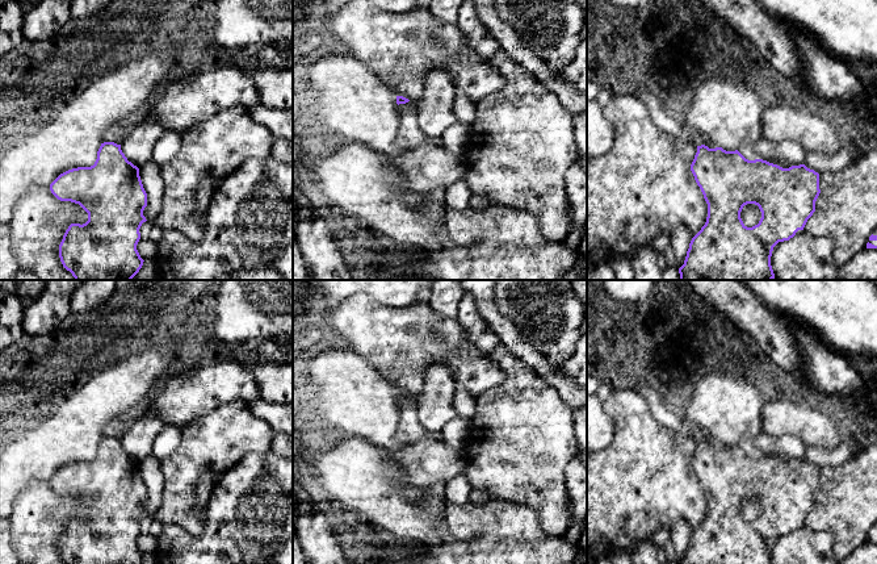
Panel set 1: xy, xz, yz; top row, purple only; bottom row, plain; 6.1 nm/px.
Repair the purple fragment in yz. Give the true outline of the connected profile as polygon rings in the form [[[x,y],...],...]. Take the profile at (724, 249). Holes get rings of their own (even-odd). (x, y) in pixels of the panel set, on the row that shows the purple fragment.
[[[705,145],[697,146],[691,171],[708,204],[708,217],[689,243],[684,264],[679,268],[680,280],[773,280],[773,247],[803,230],[815,212],[815,201],[821,193],[819,174],[805,164],[782,168],[763,159],[748,160],[738,150],[709,149]],[[747,204],[758,205],[761,212],[759,223],[752,227],[747,227],[740,218],[740,212]]]

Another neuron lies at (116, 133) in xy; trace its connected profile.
[[[114,124],[104,134],[105,142],[121,145],[127,133],[127,124]]]

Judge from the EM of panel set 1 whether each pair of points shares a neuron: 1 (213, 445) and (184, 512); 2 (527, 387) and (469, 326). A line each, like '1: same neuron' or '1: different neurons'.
1: same neuron
2: different neurons

